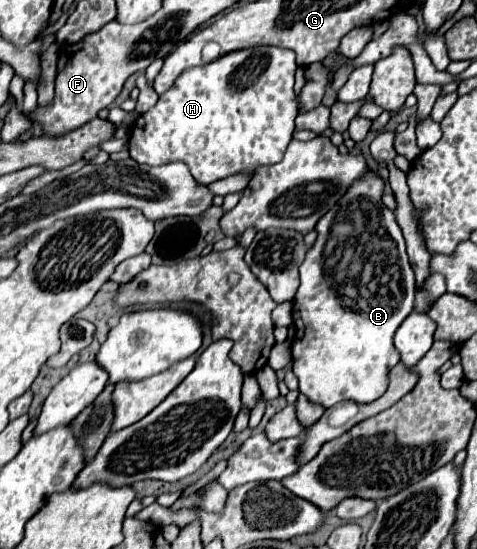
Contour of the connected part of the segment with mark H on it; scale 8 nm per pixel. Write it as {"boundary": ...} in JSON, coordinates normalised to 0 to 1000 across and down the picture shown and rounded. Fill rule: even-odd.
{"boundary":[[[547,84],[497,91],[442,117],[379,131],[367,153],[333,175],[329,189],[283,219],[270,248],[270,284],[291,299],[312,302],[379,291],[396,302],[405,324],[430,339],[488,317],[535,321],[543,302],[585,295],[610,259],[618,215],[627,208],[614,168],[618,128],[623,117],[614,91]]]}

